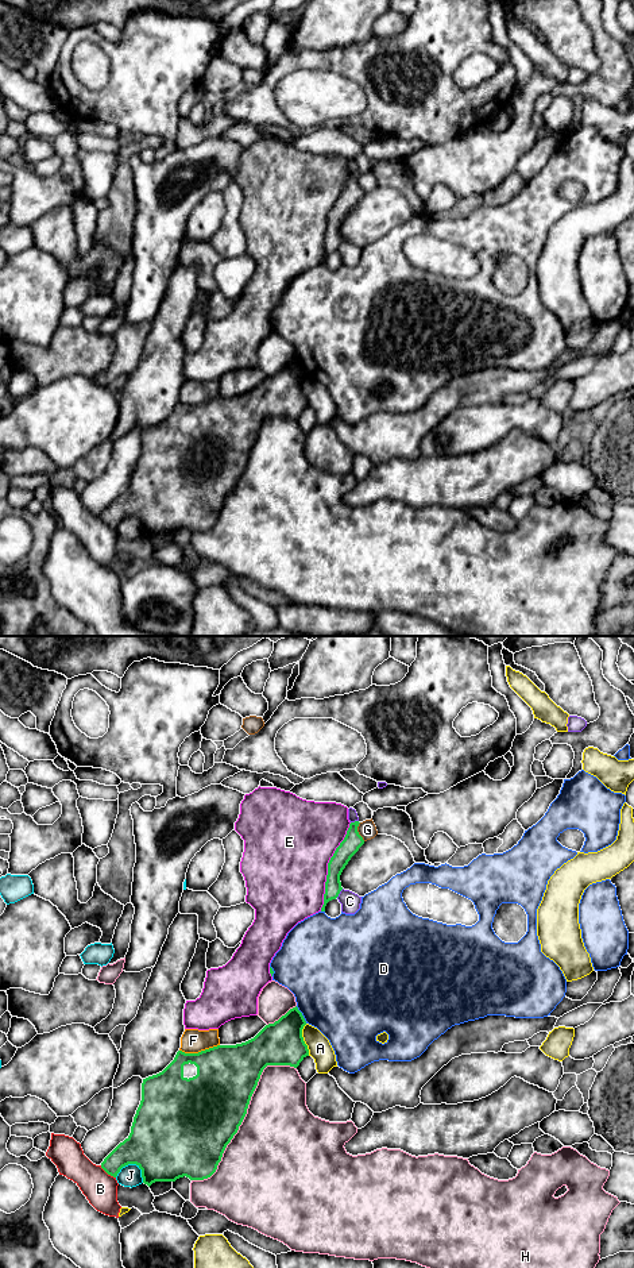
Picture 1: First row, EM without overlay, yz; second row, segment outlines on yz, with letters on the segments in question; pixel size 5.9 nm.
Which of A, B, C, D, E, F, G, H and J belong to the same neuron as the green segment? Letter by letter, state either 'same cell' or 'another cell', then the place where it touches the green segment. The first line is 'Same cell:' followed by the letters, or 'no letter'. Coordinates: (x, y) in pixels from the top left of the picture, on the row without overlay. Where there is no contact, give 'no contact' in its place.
Same cell: no letter
A: another cell | yz (302, 392)
B: another cell | yz (108, 525)
C: another cell | yz (339, 245)
D: another cell | yz (301, 366)
E: another cell | yz (328, 219)
F: another cell | yz (198, 404)
G: another cell | yz (358, 184)
H: another cell | yz (244, 467)
J: another cell | yz (134, 515)

